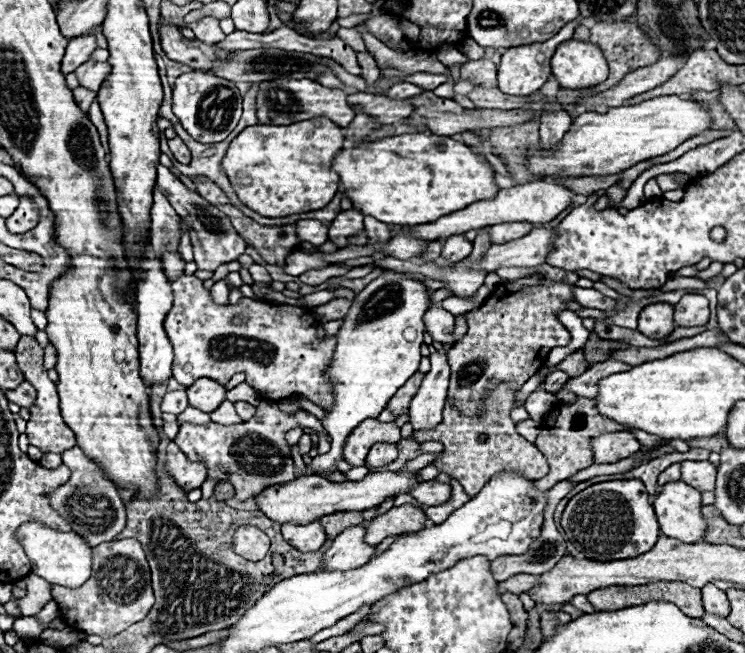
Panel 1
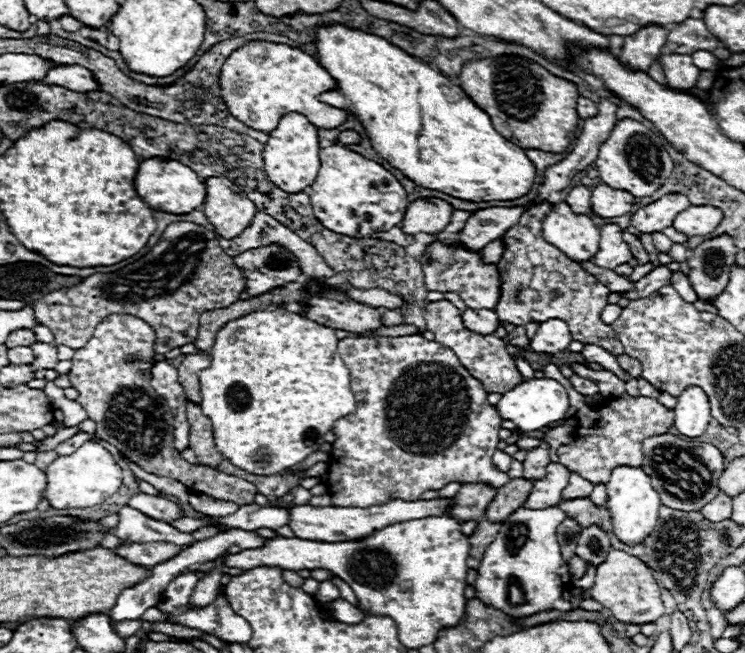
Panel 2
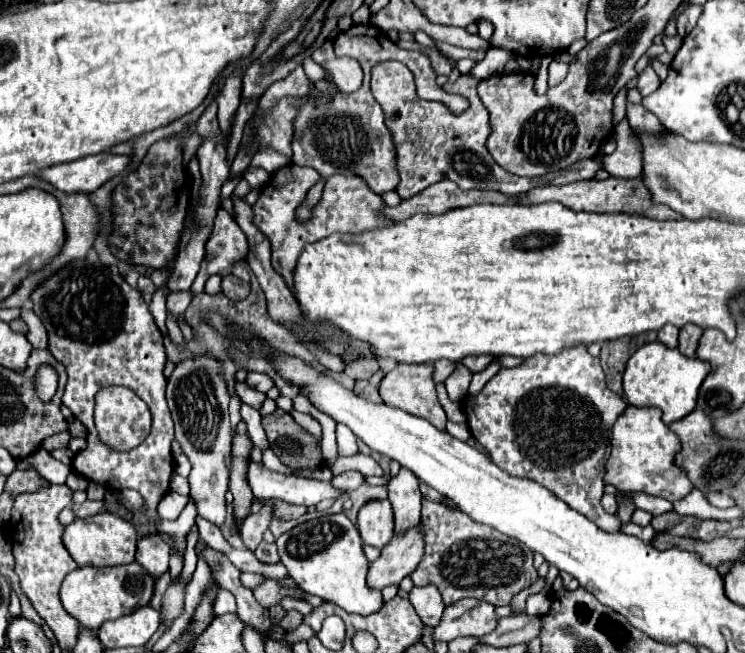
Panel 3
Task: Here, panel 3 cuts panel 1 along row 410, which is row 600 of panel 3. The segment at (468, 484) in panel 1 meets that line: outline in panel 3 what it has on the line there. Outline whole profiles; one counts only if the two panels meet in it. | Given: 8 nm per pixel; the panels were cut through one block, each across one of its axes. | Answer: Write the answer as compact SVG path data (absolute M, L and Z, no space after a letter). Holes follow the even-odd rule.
M424 498L420 524L424 556L410 578L414 586L434 584L446 606L468 596L494 606L506 606L512 596L538 580L538 572L532 566L532 550L528 546L500 534L498 530L492 530L490 526L474 522L460 510L444 510L438 502Z

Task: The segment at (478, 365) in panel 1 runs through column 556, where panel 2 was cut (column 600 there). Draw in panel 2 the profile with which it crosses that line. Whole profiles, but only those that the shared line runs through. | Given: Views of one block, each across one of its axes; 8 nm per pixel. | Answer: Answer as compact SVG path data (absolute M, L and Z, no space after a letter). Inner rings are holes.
M544 202L522 214L518 226L512 226L502 240L506 242L506 254L498 268L502 270L502 302L494 310L500 322L514 326L526 326L528 322L546 322L548 318L560 318L568 324L572 338L582 344L596 344L614 356L624 354L620 340L612 326L600 320L600 312L608 302L610 290L602 286L592 274L586 274L576 262L572 262L556 246L548 244L542 236L542 220L552 210L552 204Z

